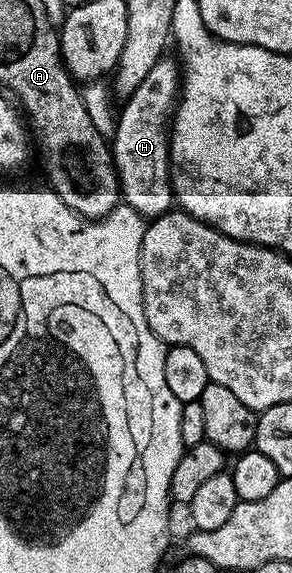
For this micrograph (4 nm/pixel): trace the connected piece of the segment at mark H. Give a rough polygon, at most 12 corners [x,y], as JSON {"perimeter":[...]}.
{"perimeter":[[163,57],[125,96],[110,152],[125,206],[175,206],[170,124],[180,67]]}

